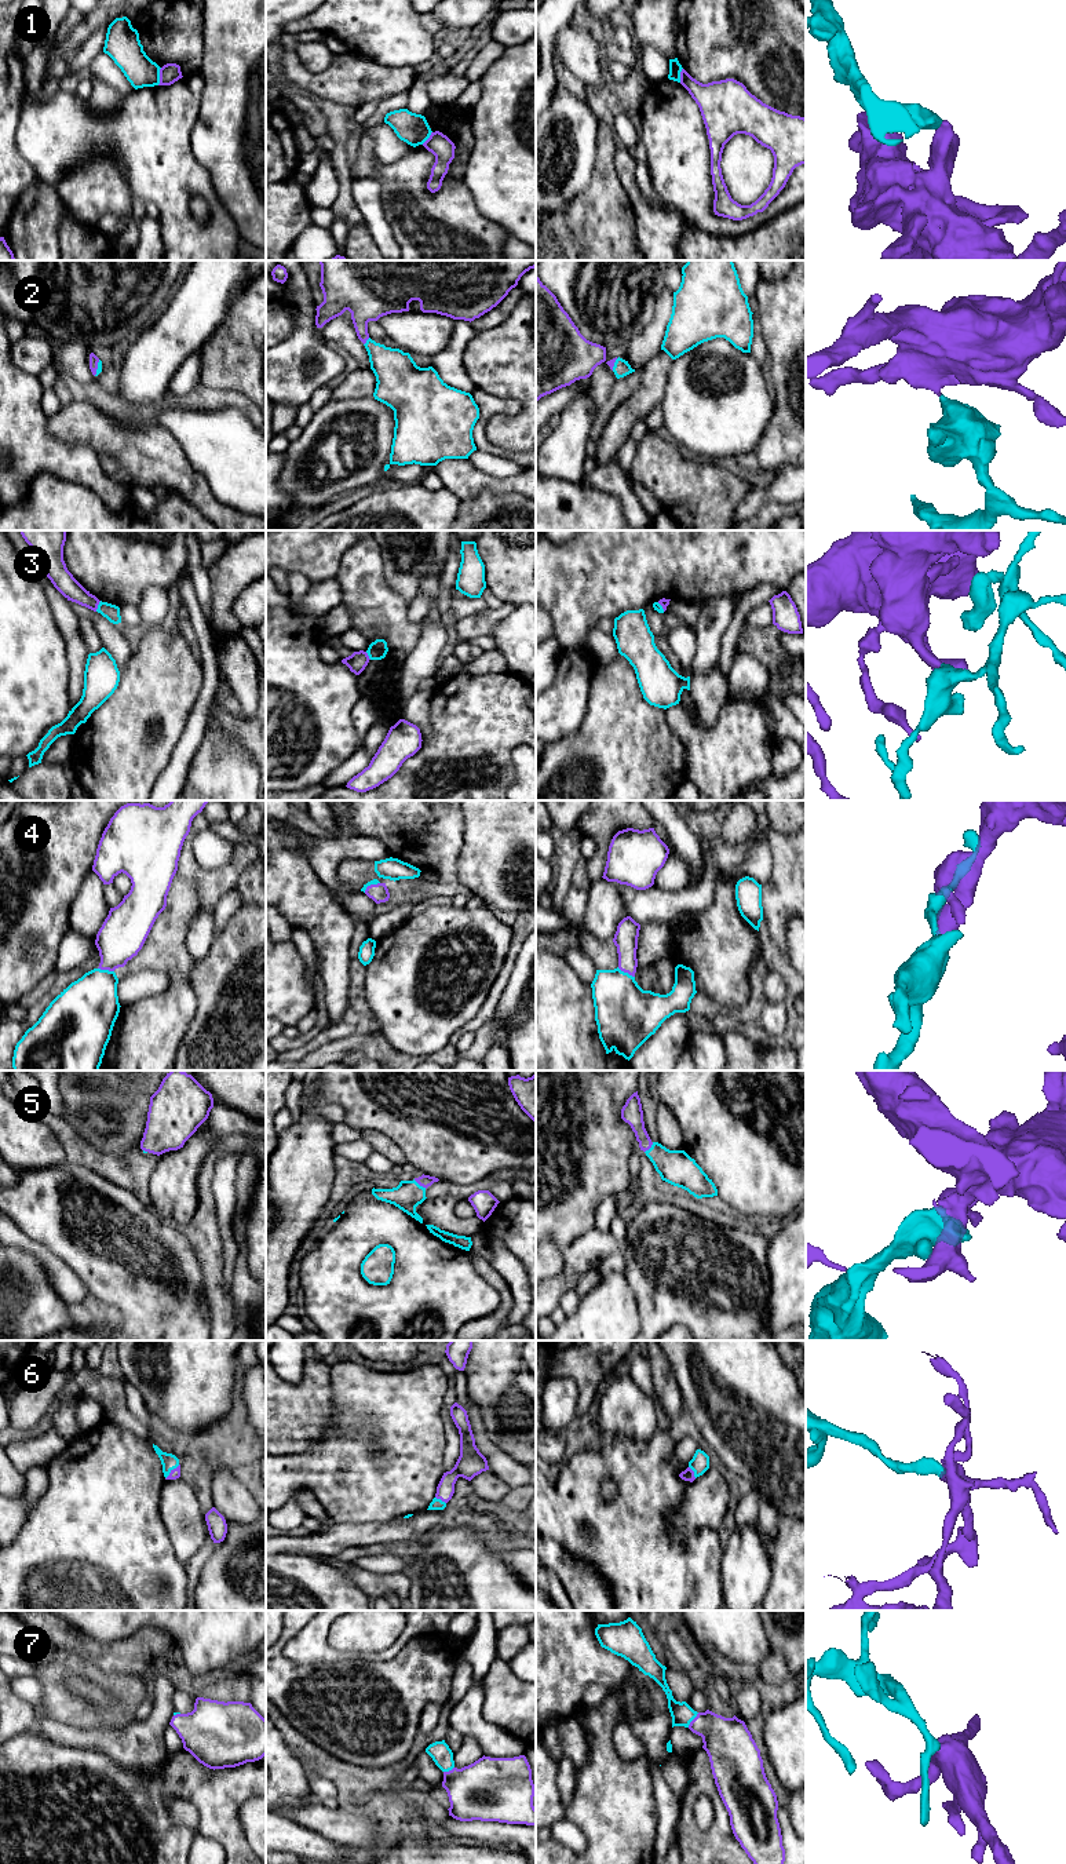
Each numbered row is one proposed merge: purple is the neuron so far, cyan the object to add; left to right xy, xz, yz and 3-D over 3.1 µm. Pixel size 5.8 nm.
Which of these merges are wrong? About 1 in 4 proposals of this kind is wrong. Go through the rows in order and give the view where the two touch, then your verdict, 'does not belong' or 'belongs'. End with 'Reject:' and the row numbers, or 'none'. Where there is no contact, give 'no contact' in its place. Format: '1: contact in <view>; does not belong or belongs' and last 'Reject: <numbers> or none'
1: contact in xy; does not belong
2: contact in xz; belongs
3: contact in xy; does not belong
4: contact in yz; belongs
5: contact in xz; belongs
6: contact in xy; belongs
7: contact in yz; belongs
Reject: 1, 3

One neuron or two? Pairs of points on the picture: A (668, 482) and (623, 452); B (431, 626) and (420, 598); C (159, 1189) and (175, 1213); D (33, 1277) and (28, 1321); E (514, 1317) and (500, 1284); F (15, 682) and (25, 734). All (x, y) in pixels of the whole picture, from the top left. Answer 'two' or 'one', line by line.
A: two
B: two
C: one
D: one
E: two
F: one

